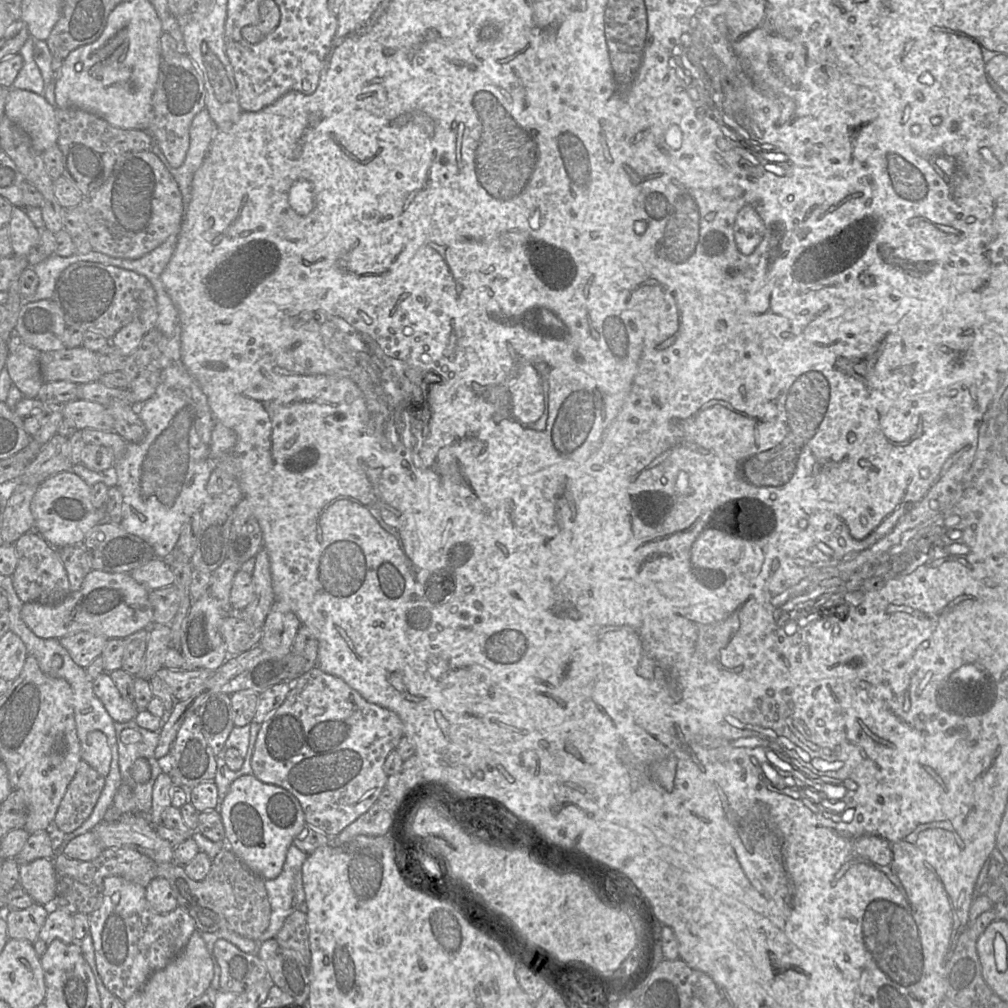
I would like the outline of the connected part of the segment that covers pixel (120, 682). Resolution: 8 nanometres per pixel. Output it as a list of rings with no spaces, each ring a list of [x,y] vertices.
[[[122,669],[107,673],[125,699],[133,703],[139,711],[147,709],[149,702],[154,698],[148,680],[133,676]]]

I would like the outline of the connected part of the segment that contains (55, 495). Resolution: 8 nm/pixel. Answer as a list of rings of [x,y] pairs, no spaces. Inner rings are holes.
[[[72,471],[57,473],[40,483],[31,504],[35,532],[56,549],[81,545],[87,534],[105,519],[105,508],[96,508],[91,502],[90,487]]]

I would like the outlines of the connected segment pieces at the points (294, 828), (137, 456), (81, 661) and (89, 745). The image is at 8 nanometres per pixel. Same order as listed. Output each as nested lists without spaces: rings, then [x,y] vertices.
[[[243,775],[234,780],[228,793],[221,798],[217,811],[225,828],[227,847],[252,873],[263,880],[272,880],[280,875],[288,848],[306,826],[303,809],[293,794],[277,785],[264,783],[253,775]]]
[[[177,235],[170,236],[154,250],[138,259],[115,258],[90,251],[75,253],[69,257],[52,254],[41,263],[32,266],[39,284],[32,297],[22,297],[22,303],[51,299],[61,273],[77,262],[97,262],[113,265],[144,275],[156,292],[158,319],[156,327],[166,338],[161,358],[162,374],[154,395],[138,405],[138,414],[145,426],[141,441],[127,443],[122,457],[114,465],[117,487],[123,496],[123,517],[120,526],[130,534],[147,541],[159,559],[166,559],[173,552],[183,526],[207,501],[207,483],[215,467],[210,456],[211,433],[216,423],[206,395],[191,376],[181,360],[180,318],[168,295],[161,275],[171,259]]]
[[[87,632],[65,636],[58,640],[72,660],[84,669],[101,656],[107,642],[107,638]]]
[[[98,730],[90,732],[81,742],[81,758],[103,776],[107,776],[112,762],[112,750],[107,736]]]

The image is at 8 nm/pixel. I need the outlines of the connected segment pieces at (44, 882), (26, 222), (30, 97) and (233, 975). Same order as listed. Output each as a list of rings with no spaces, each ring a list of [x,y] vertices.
[[[40,858],[19,865],[19,886],[37,904],[53,906],[57,877],[52,859]]]
[[[13,207],[9,235],[14,255],[26,256],[36,245],[40,231],[25,210]]]
[[[10,87],[4,116],[30,138],[34,149],[42,153],[55,146],[59,137],[57,108],[42,95]]]
[[[218,940],[213,950],[214,978],[211,989],[240,994],[268,976],[264,963],[256,954],[248,954],[226,940]]]

